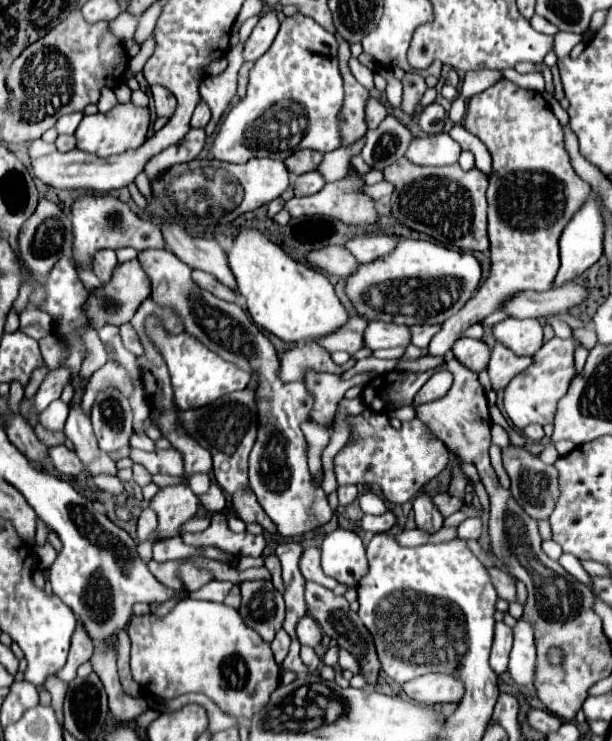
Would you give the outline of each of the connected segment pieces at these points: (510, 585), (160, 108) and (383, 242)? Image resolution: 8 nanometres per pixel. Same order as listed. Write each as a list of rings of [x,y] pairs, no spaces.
[[[491,568],[489,570],[491,580],[497,588],[499,598],[507,602],[517,602],[517,590],[515,590],[515,578],[509,572],[503,572],[503,568]]]
[[[153,84],[153,86],[151,86],[151,96],[153,96],[153,100],[155,100],[157,116],[171,116],[173,110],[177,108],[175,96],[173,96],[167,88],[163,88],[163,86],[159,86],[159,84]]]
[[[357,236],[351,242],[347,242],[349,252],[355,254],[359,262],[363,260],[377,260],[397,248],[399,240],[391,236]]]

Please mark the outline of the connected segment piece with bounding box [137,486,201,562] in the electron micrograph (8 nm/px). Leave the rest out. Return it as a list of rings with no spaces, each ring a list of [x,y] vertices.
[[[167,486],[161,488],[159,494],[149,502],[159,516],[159,526],[155,528],[155,532],[139,542],[137,550],[143,556],[143,560],[151,560],[151,550],[159,540],[167,540],[173,536],[181,536],[181,528],[183,524],[187,524],[191,518],[195,518],[195,514],[201,508],[199,498],[191,492],[189,486]]]

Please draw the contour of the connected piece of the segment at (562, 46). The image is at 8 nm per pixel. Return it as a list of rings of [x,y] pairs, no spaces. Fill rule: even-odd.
[[[559,32],[557,34],[557,56],[563,58],[567,56],[575,44],[583,42],[583,36],[575,36],[575,34],[569,34],[569,32]]]

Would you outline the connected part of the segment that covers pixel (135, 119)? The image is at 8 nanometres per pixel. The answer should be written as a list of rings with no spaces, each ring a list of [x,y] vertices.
[[[117,104],[107,114],[83,116],[83,120],[75,132],[77,148],[83,152],[89,152],[89,154],[95,154],[95,156],[123,154],[131,148],[139,148],[145,142],[147,128],[149,128],[149,110],[147,108],[137,108],[133,104]]]

